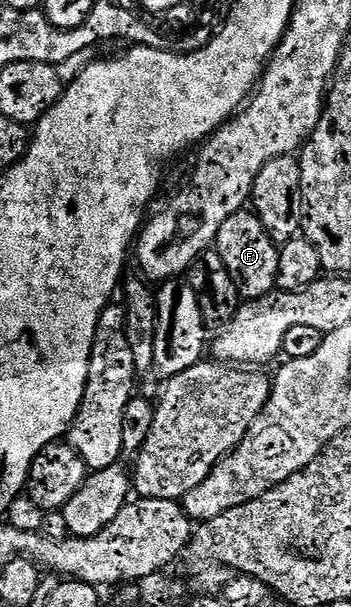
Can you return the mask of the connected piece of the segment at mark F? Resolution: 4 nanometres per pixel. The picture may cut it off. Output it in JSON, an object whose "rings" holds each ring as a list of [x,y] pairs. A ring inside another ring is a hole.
{"rings":[[[237,208],[223,220],[223,224],[217,228],[215,239],[215,249],[217,255],[227,264],[227,272],[233,278],[237,285],[237,293],[242,299],[252,300],[255,298],[264,298],[266,294],[274,293],[277,285],[277,273],[279,272],[279,246],[274,242],[271,235],[265,231],[263,224],[257,219],[256,214],[249,208]]]}

